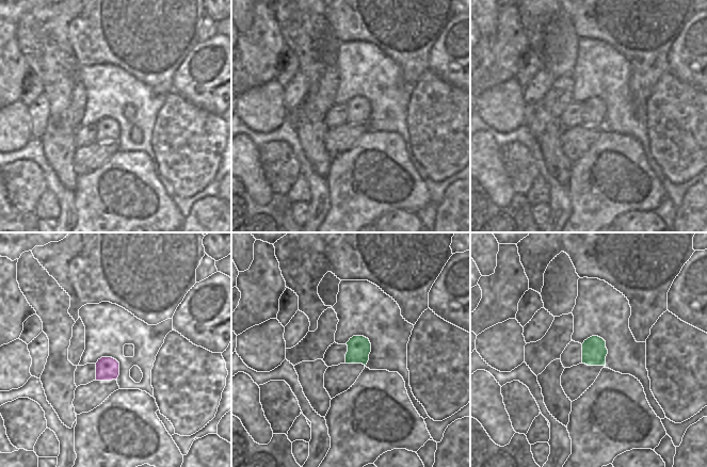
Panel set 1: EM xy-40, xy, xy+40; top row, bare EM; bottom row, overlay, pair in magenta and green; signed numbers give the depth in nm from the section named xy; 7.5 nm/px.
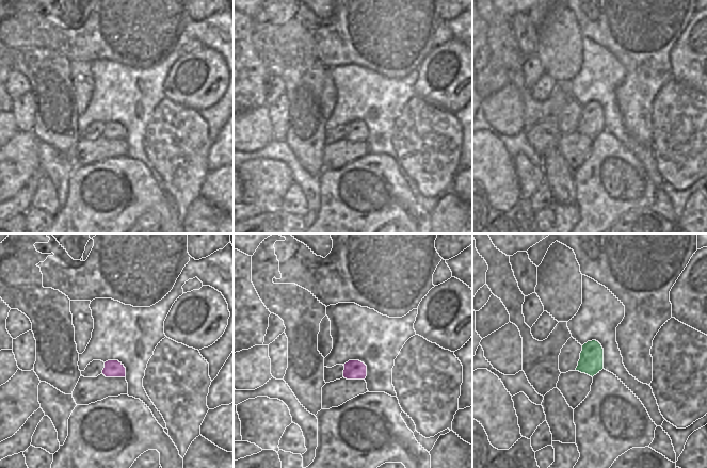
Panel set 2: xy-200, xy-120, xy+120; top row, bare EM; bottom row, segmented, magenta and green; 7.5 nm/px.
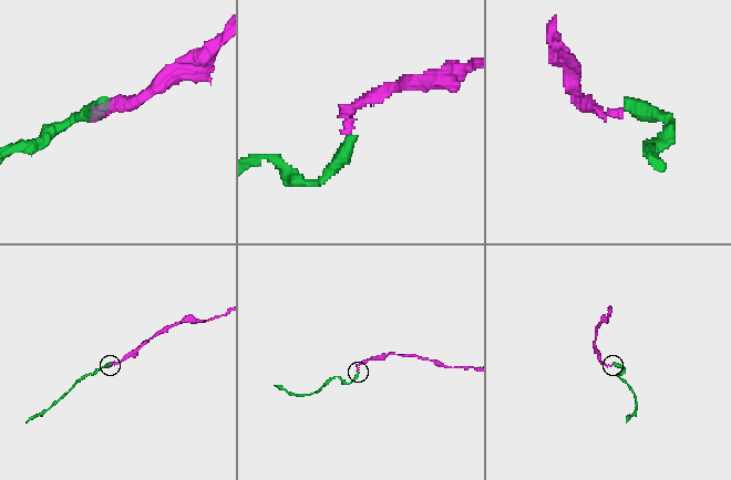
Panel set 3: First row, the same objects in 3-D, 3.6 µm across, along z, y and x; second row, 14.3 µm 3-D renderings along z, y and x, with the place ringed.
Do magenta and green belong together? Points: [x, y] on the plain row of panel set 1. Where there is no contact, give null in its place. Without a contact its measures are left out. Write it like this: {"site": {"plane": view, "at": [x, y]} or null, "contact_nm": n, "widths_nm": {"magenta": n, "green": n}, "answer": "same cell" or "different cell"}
{"site": null, "answer": "same cell"}

